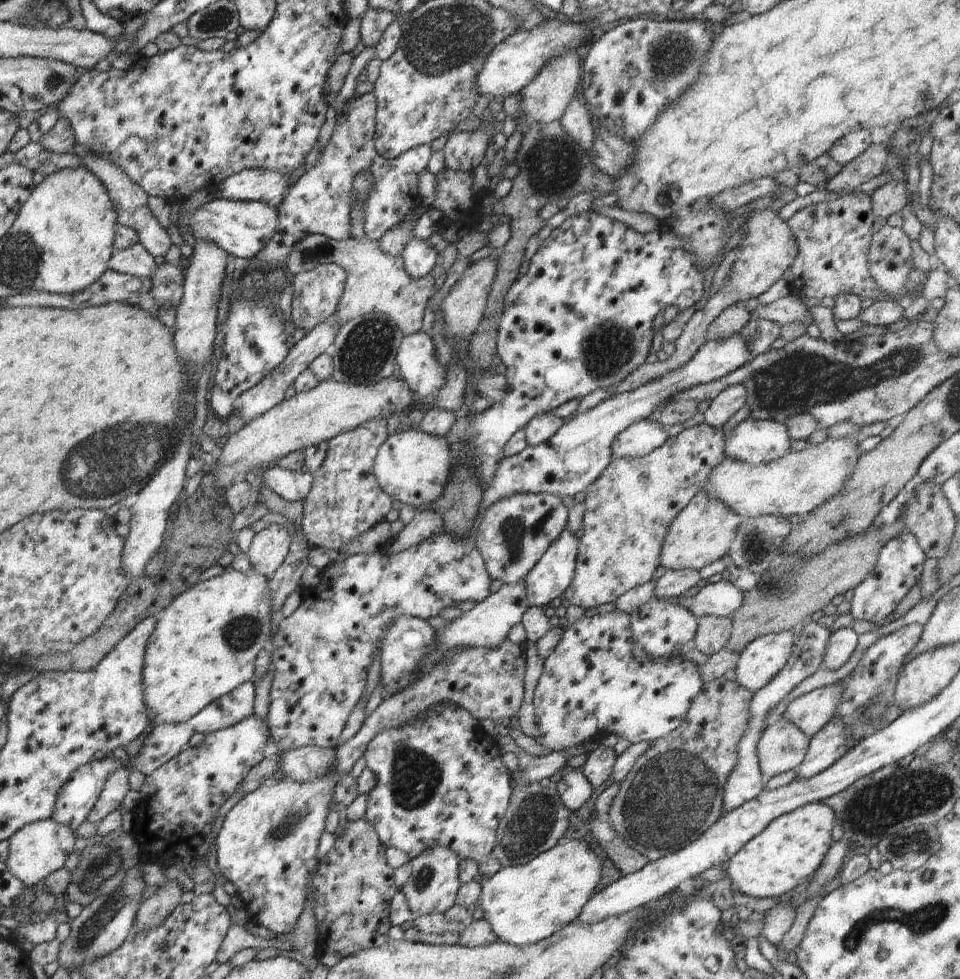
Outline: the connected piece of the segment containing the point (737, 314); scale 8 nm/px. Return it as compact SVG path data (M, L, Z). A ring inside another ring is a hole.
M742 301L731 305L710 324L706 332L706 340L724 340L734 334L740 334L751 320L751 314Z

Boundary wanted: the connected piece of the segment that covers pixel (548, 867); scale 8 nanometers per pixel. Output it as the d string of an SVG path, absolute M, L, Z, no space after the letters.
M583 840L561 841L557 846L542 852L526 864L501 868L492 877L480 881L479 907L483 911L483 919L488 922L488 926L498 936L498 940L504 944L528 946L538 943L578 918L584 904L595 894L594 890L596 890L600 876L602 876L601 871L600 860Z

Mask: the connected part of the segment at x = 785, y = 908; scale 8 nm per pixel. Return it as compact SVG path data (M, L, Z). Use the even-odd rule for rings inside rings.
M791 902L777 904L765 913L764 925L760 931L760 938L777 947L782 938L790 931L796 916L796 908Z

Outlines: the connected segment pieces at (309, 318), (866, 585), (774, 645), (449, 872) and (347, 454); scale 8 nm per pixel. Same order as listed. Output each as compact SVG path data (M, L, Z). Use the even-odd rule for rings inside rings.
M325 263L308 272L297 273L292 282L292 314L294 327L299 335L312 332L320 322L326 322L337 311L336 306L345 290L347 282L346 272L338 264Z
M909 532L898 534L888 540L878 552L878 561L872 572L856 586L854 596L850 601L850 614L856 620L866 620L874 623L881 622L897 608L899 603L908 595L910 588L920 583L923 565L927 559L918 540Z
M792 631L760 636L750 642L736 662L736 680L754 693L766 686L788 662L795 634Z
M430 846L410 861L412 871L402 892L408 900L412 919L426 914L447 912L456 905L456 894L461 886L459 882L460 862L458 854L448 846Z
M374 418L326 442L327 457L312 473L313 486L303 501L304 519L300 522L311 548L339 551L350 540L356 541L364 532L386 520L393 500L379 488L372 468L378 448L389 436L387 424L386 418Z

